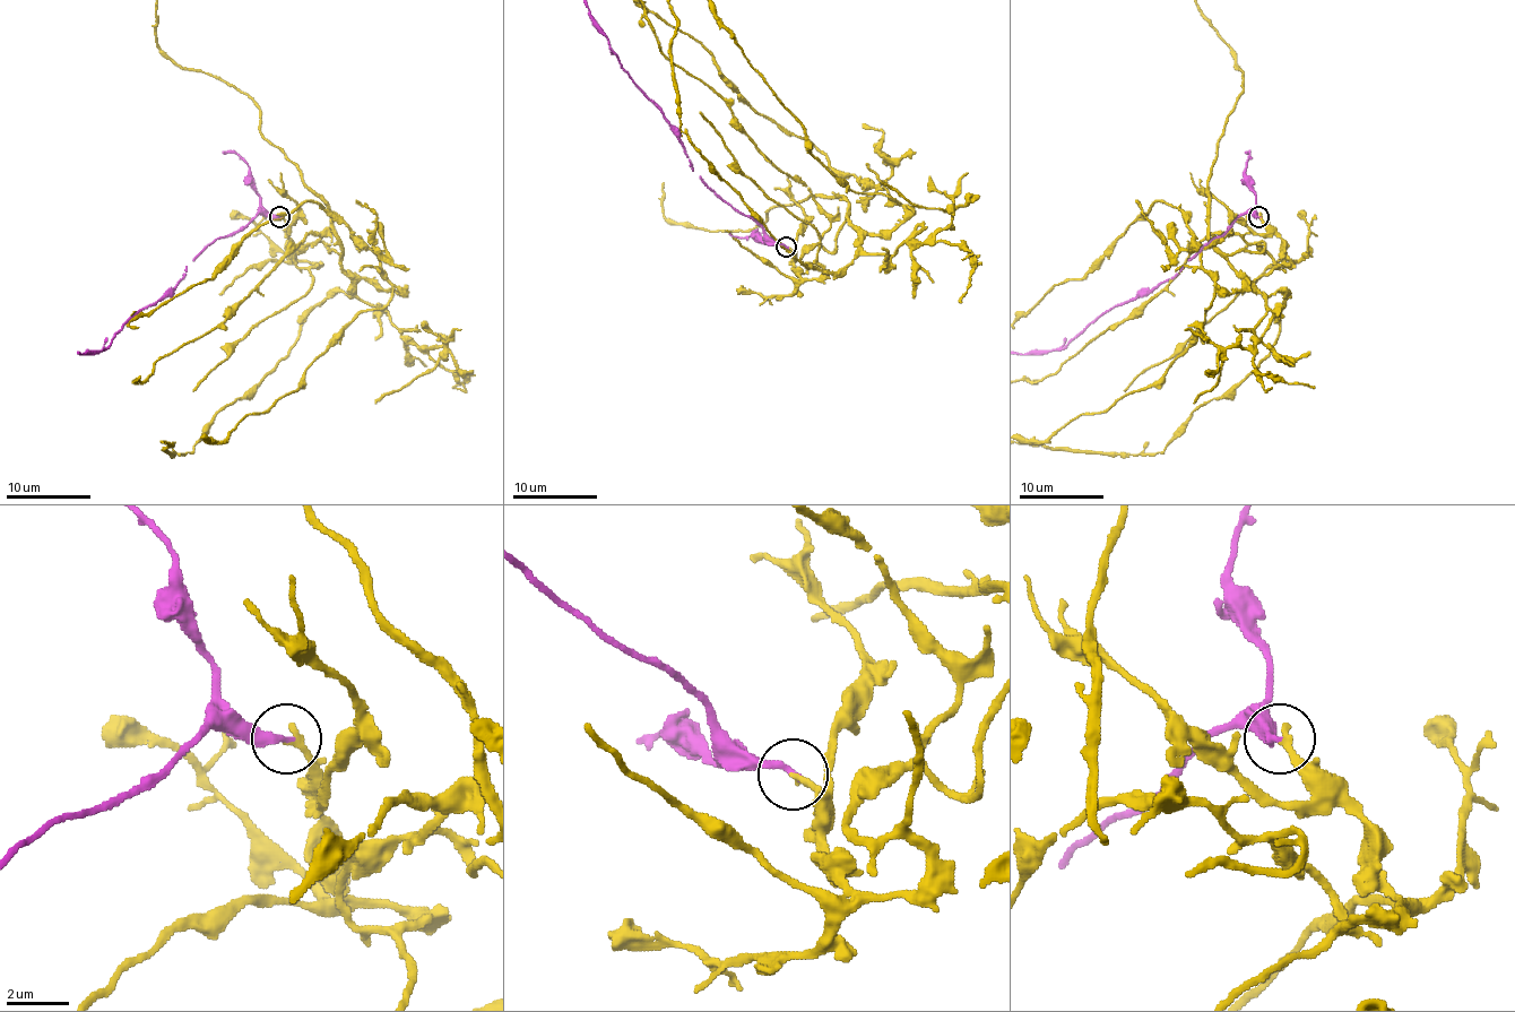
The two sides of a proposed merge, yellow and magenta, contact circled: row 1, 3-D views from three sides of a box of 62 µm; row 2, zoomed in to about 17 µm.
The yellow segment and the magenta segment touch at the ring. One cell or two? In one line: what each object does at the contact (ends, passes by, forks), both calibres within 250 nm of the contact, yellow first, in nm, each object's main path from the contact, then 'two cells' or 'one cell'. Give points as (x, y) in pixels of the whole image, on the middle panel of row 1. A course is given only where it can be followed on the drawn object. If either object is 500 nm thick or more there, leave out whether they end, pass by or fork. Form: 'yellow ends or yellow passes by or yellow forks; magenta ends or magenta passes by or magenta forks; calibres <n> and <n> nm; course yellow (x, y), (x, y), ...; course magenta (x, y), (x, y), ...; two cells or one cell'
yellow ends; magenta ends; calibres 240 and 280 nm; course magenta (786, 245), (776, 244), (721, 199), (693, 170), (678, 132), (609, 46), (587, 3); one cell

